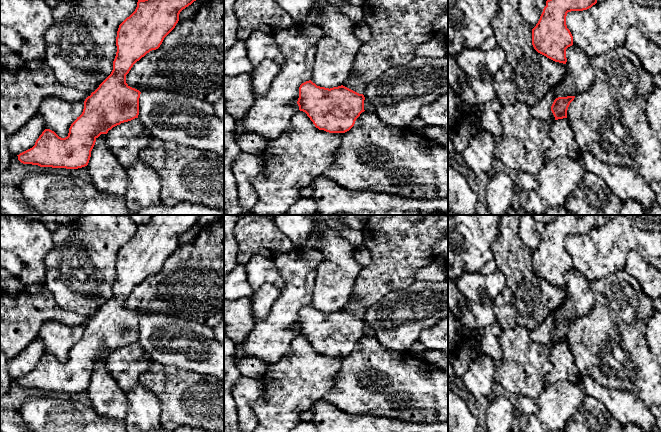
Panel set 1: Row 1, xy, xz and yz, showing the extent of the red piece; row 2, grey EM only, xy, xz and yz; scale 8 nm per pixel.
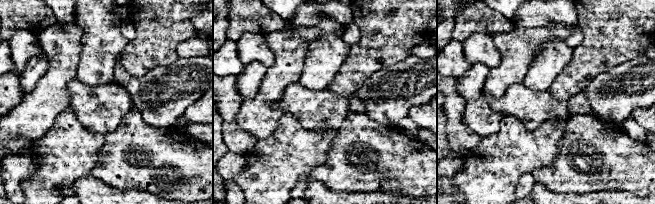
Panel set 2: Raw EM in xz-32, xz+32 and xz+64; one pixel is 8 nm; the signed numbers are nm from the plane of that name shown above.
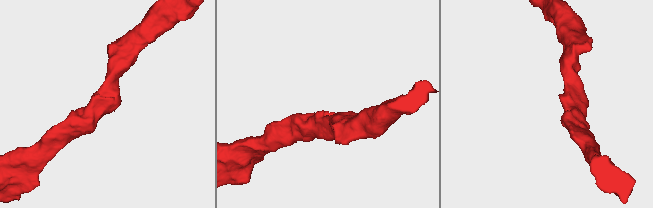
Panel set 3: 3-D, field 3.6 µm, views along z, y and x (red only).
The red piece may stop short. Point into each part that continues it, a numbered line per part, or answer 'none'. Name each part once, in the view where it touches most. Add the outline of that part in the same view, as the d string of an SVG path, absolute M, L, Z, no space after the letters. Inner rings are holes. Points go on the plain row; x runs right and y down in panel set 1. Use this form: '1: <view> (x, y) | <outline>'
none

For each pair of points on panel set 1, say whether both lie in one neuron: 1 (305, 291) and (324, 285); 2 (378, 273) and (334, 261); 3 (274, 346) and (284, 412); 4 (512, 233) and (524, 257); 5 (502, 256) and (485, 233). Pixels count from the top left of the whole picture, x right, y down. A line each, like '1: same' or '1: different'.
1: different
2: different
3: different
4: same
5: different

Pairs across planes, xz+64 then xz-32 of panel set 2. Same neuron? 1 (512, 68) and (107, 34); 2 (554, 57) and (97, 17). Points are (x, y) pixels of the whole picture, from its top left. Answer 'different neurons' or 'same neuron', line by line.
1: different neurons
2: same neuron

